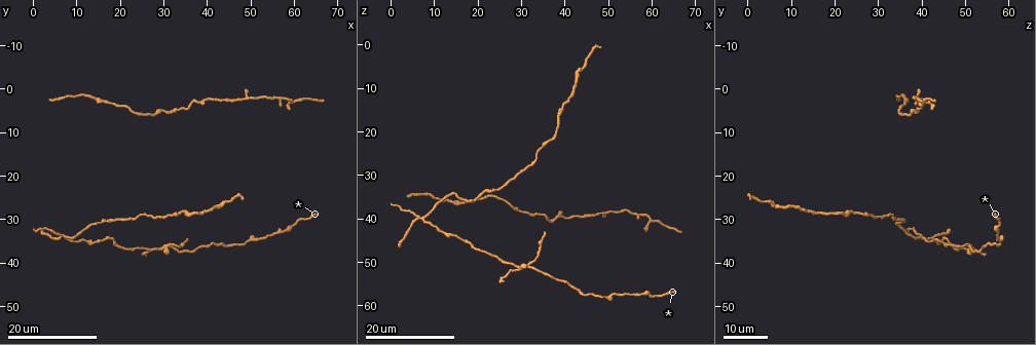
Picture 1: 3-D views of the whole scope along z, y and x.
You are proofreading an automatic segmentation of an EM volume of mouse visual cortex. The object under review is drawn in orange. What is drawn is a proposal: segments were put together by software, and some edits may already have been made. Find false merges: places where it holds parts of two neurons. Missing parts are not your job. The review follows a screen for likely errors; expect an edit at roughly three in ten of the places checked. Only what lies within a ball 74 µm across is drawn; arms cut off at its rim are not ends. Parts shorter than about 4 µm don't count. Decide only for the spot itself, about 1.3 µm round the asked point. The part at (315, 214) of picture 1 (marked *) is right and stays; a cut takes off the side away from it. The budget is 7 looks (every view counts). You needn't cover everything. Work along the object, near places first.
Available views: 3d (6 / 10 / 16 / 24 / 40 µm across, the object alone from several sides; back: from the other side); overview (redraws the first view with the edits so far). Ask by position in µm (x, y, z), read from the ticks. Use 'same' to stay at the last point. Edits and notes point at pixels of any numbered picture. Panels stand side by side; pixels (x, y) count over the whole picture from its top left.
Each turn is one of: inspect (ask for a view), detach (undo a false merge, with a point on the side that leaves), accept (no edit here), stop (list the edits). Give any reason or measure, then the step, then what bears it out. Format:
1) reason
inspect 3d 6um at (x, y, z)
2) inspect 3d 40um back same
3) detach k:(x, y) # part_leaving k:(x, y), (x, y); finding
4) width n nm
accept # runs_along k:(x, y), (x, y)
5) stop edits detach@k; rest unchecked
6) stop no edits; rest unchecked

three-way junction
inspect 3d 16um at (38.0, 3.5, 39.5)

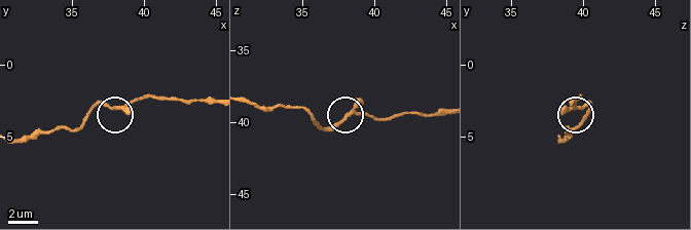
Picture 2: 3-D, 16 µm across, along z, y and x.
inspect 3d 6um at (38.2, 3.2, 39.6)

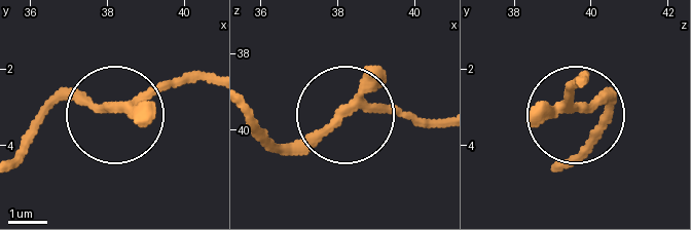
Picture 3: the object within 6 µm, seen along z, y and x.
inspect 3d 6um back at (38.20, 3.00, 39.60)

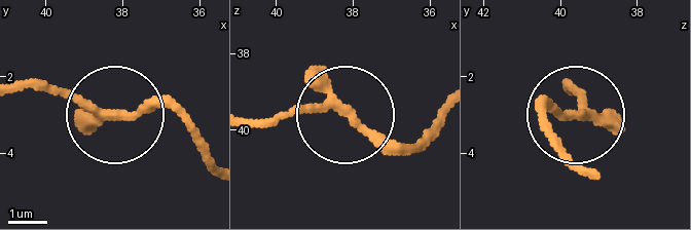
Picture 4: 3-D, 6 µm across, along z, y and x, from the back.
arms 3
accept # one neuron here

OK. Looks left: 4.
three arms meet
inspect 3d 24um at (48.5, 2.5, 38.5)

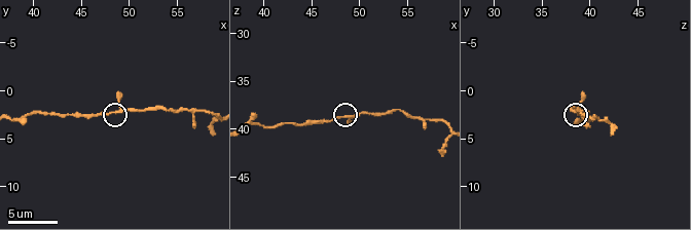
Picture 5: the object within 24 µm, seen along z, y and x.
zoom in
inspect 3d 10um at (48.6, 2.4, 38.6)

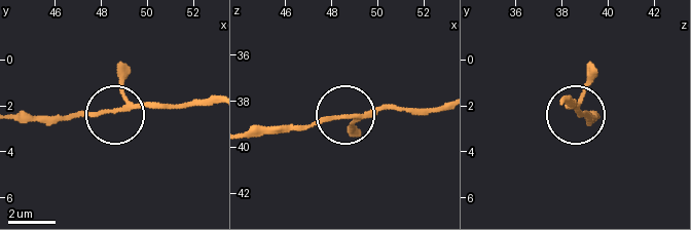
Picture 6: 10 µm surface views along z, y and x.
zoom in
inspect 3d 6um at (48.6, 2.3, 38.7)

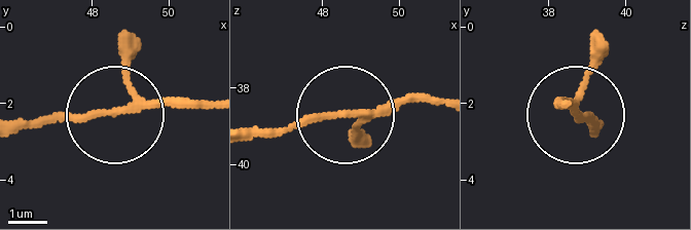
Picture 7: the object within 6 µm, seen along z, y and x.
width 140 nm
accept # runs_along 7:(23, 124), (210, 105); one neuron here

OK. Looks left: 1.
side arm on a straight run
inspect 3d 6um at (56.6, 2.2, 39.2)

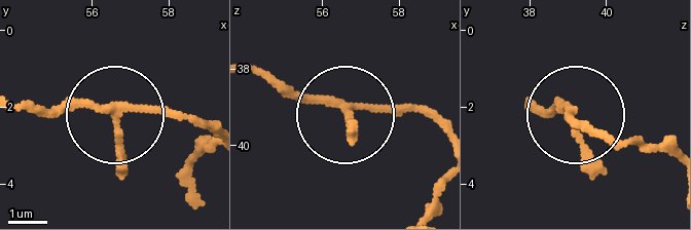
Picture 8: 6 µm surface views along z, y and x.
accept # runs_along 8:(21, 102), (204, 118); all the same neuron

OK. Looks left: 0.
stop no edits; rest unchecked

